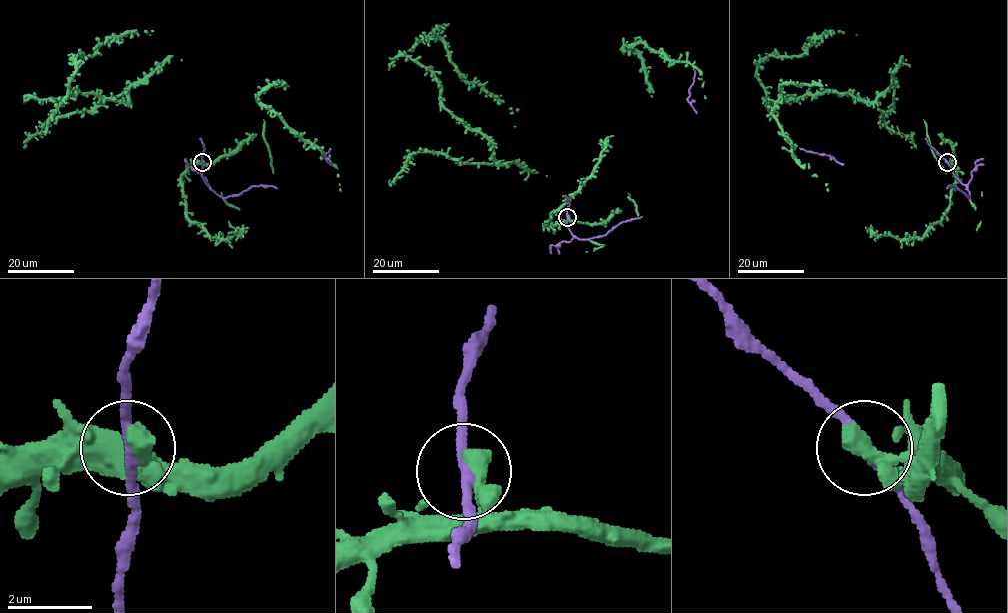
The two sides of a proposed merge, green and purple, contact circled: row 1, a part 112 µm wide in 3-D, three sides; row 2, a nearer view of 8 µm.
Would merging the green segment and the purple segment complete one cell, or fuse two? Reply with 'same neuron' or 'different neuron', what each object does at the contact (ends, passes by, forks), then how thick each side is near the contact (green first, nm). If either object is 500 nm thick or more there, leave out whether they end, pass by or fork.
same neuron; calibres 500 and 240 nm

